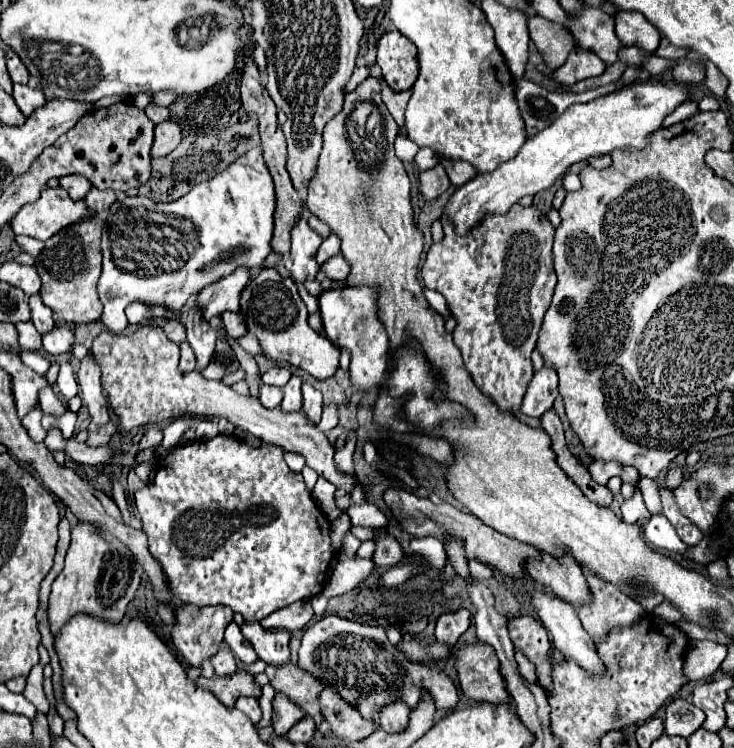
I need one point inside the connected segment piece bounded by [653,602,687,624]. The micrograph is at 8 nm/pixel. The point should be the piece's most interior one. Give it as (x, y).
(668, 612)

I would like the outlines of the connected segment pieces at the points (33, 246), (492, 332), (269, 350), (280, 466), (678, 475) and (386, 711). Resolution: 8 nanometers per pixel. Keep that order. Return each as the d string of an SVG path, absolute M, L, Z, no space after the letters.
M97 216L75 224L75 228L65 228L49 240L41 242L27 236L17 236L17 244L35 258L37 274L41 276L41 298L43 302L65 322L81 324L95 322L101 316L101 300L97 296L97 280L101 274L101 228L103 222Z
M513 204L507 214L487 214L477 228L471 228L465 236L455 232L449 220L443 220L445 238L433 244L427 252L427 260L421 268L425 288L437 290L445 296L447 306L457 320L453 330L453 342L461 350L467 372L485 396L489 396L501 410L515 412L523 402L527 386L533 378L531 352L537 342L537 334L543 316L551 304L553 288L557 284L553 272L553 226L547 216L535 206Z
M267 268L253 274L251 284L243 290L239 312L247 330L259 338L261 348L273 360L285 360L317 380L327 380L339 370L339 348L309 328L307 308L299 298L297 286L277 270Z
M217 434L211 440L195 440L189 444L181 444L169 450L165 458L159 458L157 462L157 474L151 484L145 484L141 490L135 492L135 504L139 514L143 516L143 532L149 538L149 552L153 558L161 564L161 570L165 574L167 586L175 600L185 604L195 604L199 608L203 606L229 606L233 612L239 612L245 620L263 620L269 614L297 602L297 600L311 600L323 590L327 570L331 566L331 560L335 556L331 548L331 524L321 512L321 508L315 504L311 490L307 490L303 476L297 472L291 472L289 466L283 460L283 448L275 448L273 444L261 442L259 446L241 442L235 436Z
M671 464L669 470L667 470L667 480L665 480L665 488L673 490L675 486L679 486L683 482L683 476L685 476L685 466L679 466L679 464Z
M403 700L391 702L379 712L379 724L385 732L401 732L403 728L407 728L409 712L411 710Z

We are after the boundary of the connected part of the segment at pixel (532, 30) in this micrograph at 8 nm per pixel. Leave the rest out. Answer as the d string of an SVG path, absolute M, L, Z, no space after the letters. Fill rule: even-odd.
M541 16L529 18L529 36L535 42L537 50L541 52L543 62L551 70L557 70L559 66L563 66L569 52L575 48L575 40L565 30L565 26L543 20Z

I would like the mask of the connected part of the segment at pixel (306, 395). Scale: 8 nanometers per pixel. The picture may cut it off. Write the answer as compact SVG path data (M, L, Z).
M303 383L303 410L307 412L307 416L317 424L321 420L323 409L323 396L319 390L315 390L313 386Z

